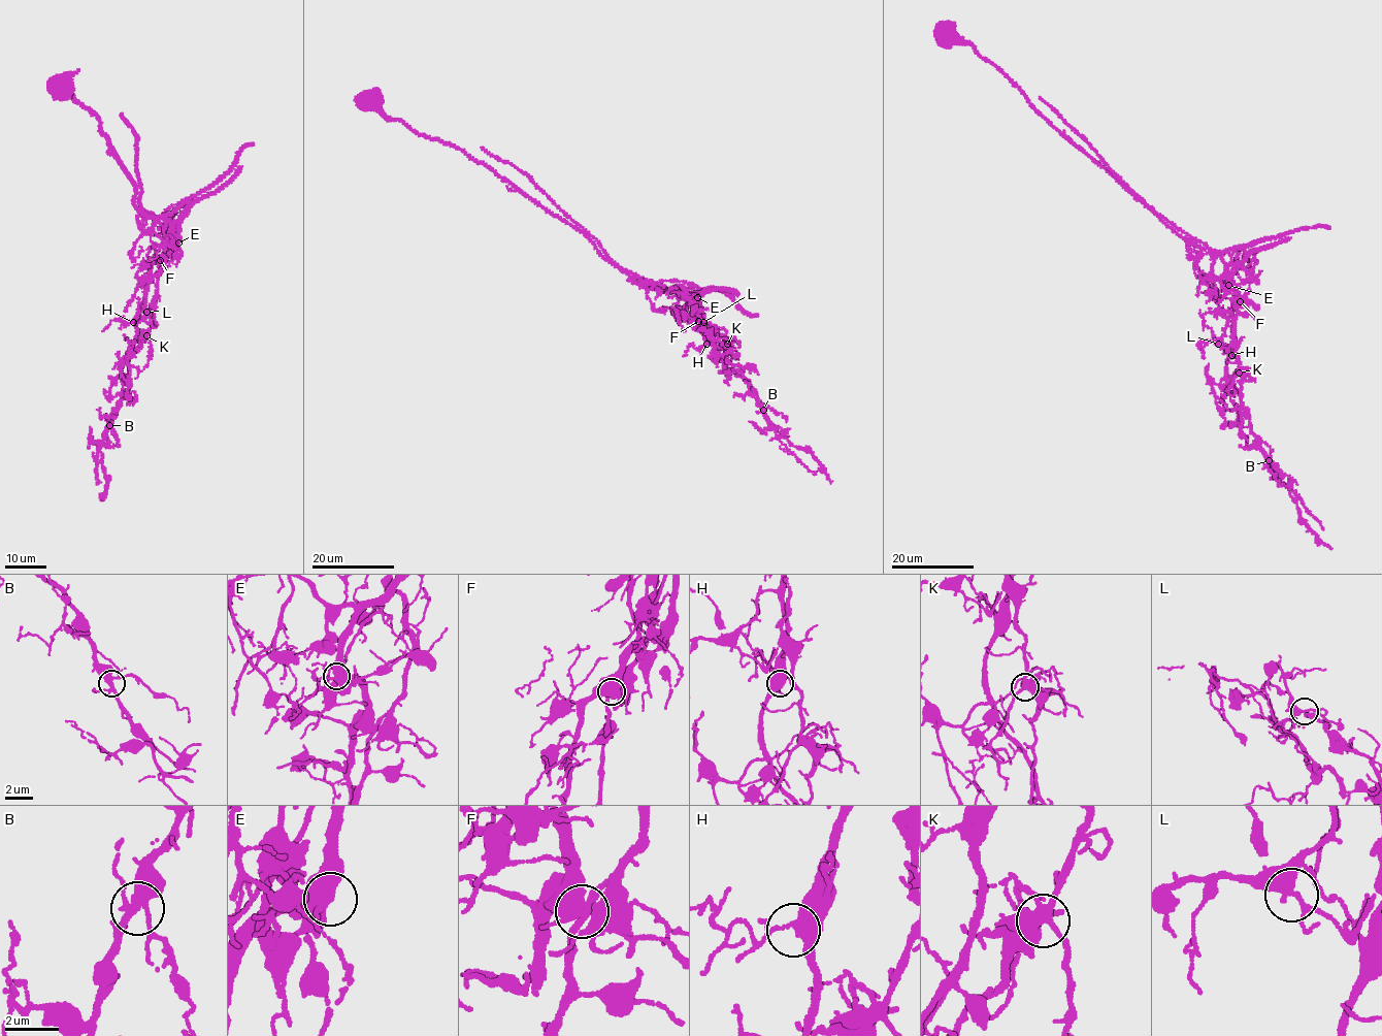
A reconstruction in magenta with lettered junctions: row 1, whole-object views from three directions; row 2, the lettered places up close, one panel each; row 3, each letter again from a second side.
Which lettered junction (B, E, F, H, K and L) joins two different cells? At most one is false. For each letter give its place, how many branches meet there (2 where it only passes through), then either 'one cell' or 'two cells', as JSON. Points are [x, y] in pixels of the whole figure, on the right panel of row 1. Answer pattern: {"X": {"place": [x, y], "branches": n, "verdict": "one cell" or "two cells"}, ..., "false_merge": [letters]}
{"B": {"place": [1269, 460], "branches": 4, "verdict": "one cell"}, "E": {"place": [1228, 285], "branches": 4, "verdict": "one cell"}, "F": {"place": [1240, 301], "branches": 4, "verdict": "two cells"}, "H": {"place": [1231, 355], "branches": 4, "verdict": "one cell"}, "K": {"place": [1239, 373], "branches": 4, "verdict": "one cell"}, "L": {"place": [1218, 344], "branches": 4, "verdict": "one cell"}, "false_merge": ["F"]}

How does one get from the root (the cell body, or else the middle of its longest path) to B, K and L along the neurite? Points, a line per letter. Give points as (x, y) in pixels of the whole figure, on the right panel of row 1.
B: (949, 33), (1000, 69), (1052, 126), (1171, 228), (1232, 263), (1230, 282), (1238, 295), (1227, 377), (1269, 460)
K: (949, 33), (1000, 69), (1052, 126), (1171, 228), (1232, 263), (1239, 373)
L: (949, 33), (1000, 69), (1052, 126), (1171, 228), (1232, 263), (1230, 282), (1238, 295), (1232, 324), (1218, 344)

